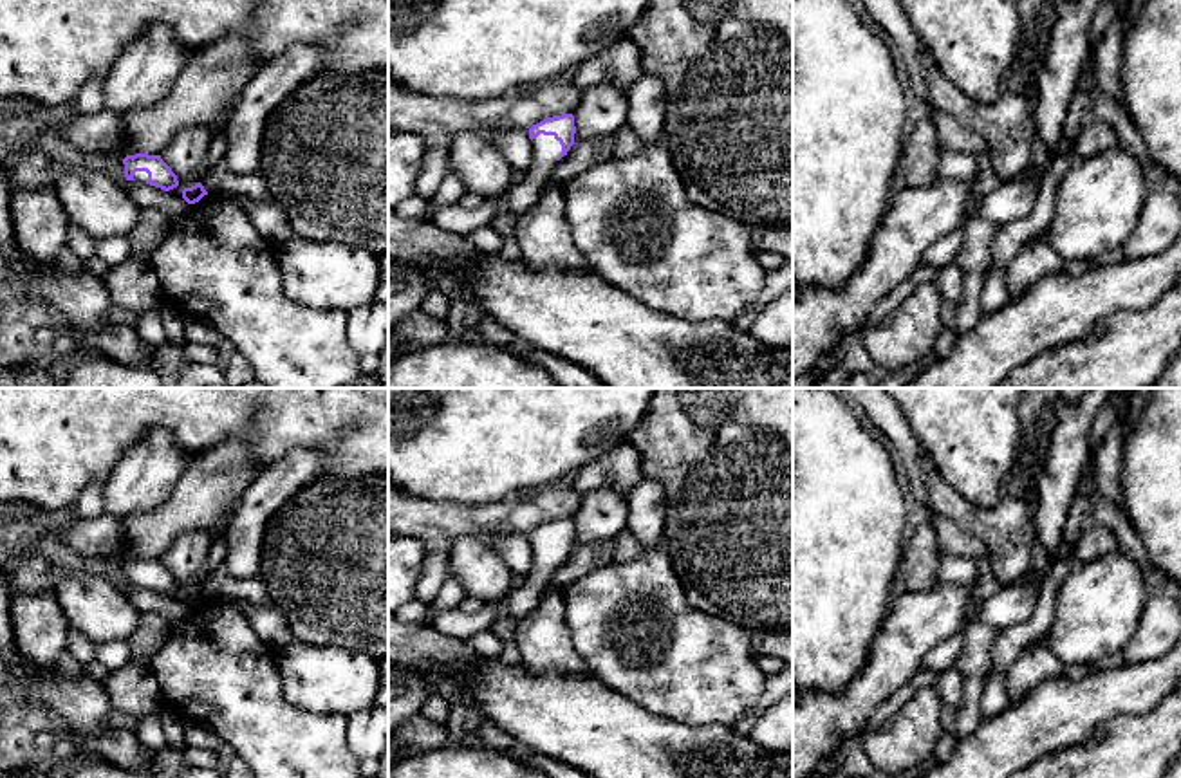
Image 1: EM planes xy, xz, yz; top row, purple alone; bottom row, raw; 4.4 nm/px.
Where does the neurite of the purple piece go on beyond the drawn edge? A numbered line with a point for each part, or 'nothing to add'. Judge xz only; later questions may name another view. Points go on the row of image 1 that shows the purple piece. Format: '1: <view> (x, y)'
1: xz (519, 197)

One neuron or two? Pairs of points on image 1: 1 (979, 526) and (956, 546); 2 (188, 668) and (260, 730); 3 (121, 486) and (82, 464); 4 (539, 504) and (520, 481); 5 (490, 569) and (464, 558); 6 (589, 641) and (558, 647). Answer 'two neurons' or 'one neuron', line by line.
1: two neurons
2: one neuron
3: two neurons
4: two neurons
5: one neuron
6: two neurons

